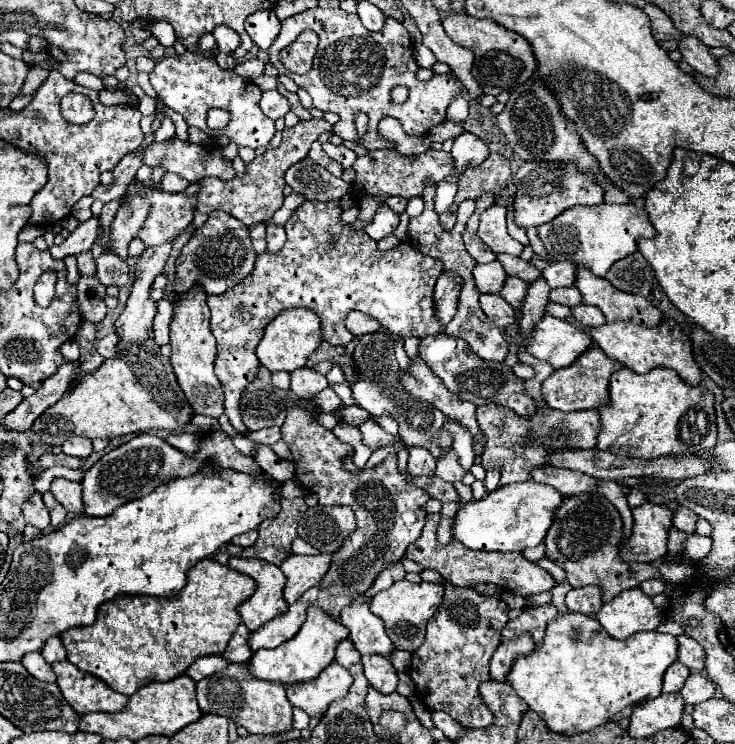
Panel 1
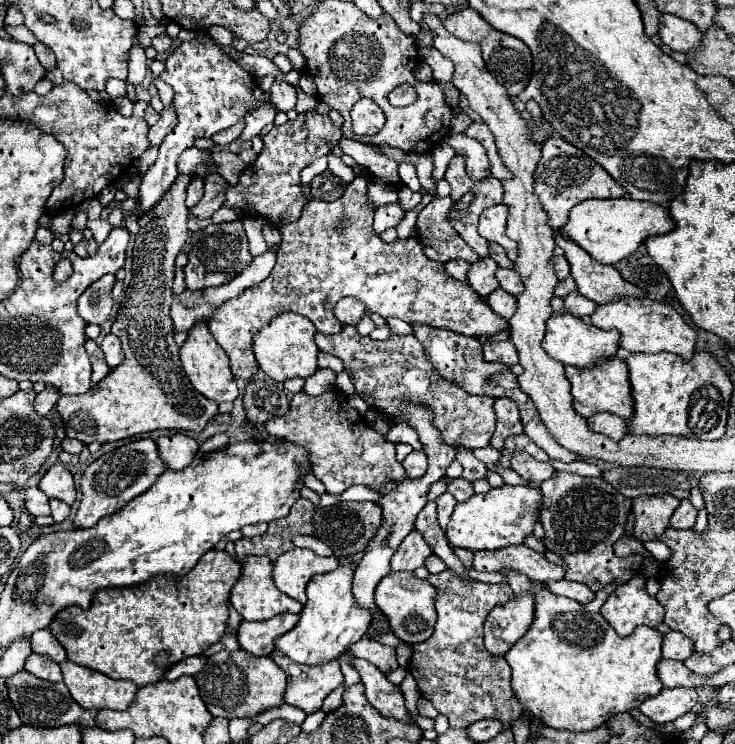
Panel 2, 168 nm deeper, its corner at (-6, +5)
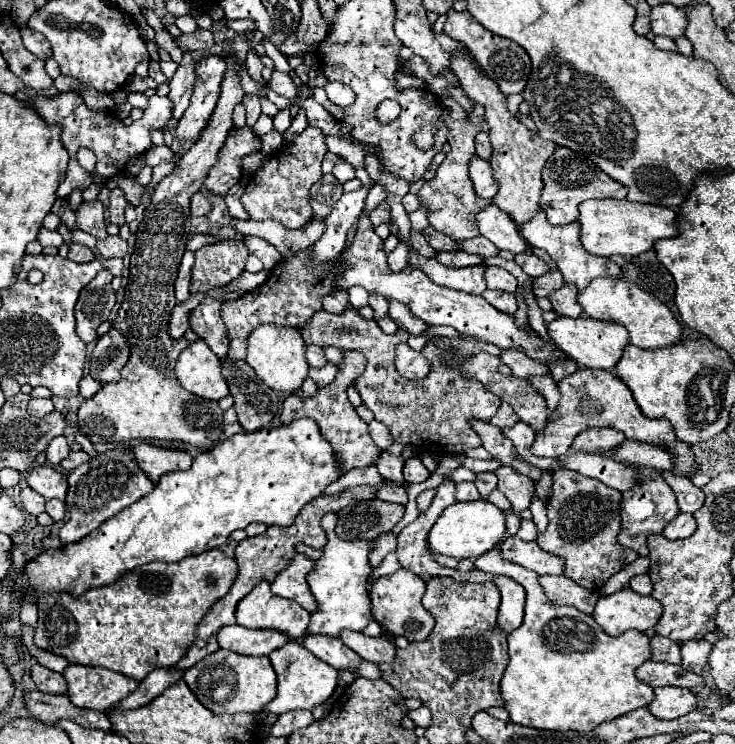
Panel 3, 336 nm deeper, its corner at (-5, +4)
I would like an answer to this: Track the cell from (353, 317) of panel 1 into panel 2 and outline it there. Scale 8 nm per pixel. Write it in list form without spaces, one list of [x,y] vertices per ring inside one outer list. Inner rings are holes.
[[[342,298],[334,306],[334,316],[342,324],[358,324],[364,312],[366,312],[366,306],[360,300],[354,300],[354,298]]]

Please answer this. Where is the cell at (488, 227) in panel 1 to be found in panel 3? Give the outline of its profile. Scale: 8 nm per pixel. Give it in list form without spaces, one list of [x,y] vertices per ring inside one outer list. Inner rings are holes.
[[[493,203],[477,215],[477,225],[479,233],[493,241],[499,249],[507,249],[515,255],[525,253],[529,249],[529,243],[517,233],[513,219],[509,219],[507,213],[497,209]]]

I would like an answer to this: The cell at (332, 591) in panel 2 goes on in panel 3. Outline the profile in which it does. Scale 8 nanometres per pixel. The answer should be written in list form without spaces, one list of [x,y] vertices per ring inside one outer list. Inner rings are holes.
[[[325,513],[321,519],[321,527],[327,533],[327,545],[323,547],[323,557],[317,559],[315,573],[307,575],[307,583],[311,587],[311,593],[317,601],[317,611],[311,613],[311,623],[305,631],[305,635],[317,633],[327,637],[339,637],[341,631],[363,631],[371,621],[371,601],[367,593],[367,577],[373,573],[369,567],[369,545],[371,541],[359,541],[349,543],[335,537],[335,515]]]

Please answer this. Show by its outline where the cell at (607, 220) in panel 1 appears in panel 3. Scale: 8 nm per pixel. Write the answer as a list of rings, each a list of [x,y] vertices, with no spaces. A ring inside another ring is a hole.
[[[591,199],[579,205],[579,223],[581,223],[581,243],[583,247],[597,257],[613,255],[639,255],[649,251],[657,239],[675,237],[677,211],[659,205],[631,203],[627,199]]]

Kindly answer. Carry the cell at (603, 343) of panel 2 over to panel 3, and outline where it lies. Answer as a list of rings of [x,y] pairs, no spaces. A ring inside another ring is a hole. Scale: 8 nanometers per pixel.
[[[557,317],[555,321],[551,321],[547,325],[549,329],[549,337],[553,339],[553,343],[569,357],[573,357],[579,367],[589,367],[589,369],[605,369],[605,371],[613,371],[617,361],[621,359],[621,353],[625,349],[625,345],[629,343],[629,333],[623,325],[609,325],[605,321],[597,321],[597,319],[587,319],[587,317],[579,317],[579,319],[571,319],[571,317]]]

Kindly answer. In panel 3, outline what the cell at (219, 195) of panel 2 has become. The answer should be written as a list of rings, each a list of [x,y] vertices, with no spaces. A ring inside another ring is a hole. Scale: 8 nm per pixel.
[[[243,127],[237,135],[229,135],[223,149],[219,151],[217,167],[211,167],[205,179],[205,189],[225,197],[227,191],[241,177],[241,159],[247,153],[255,153],[261,149],[261,141],[249,127]]]

